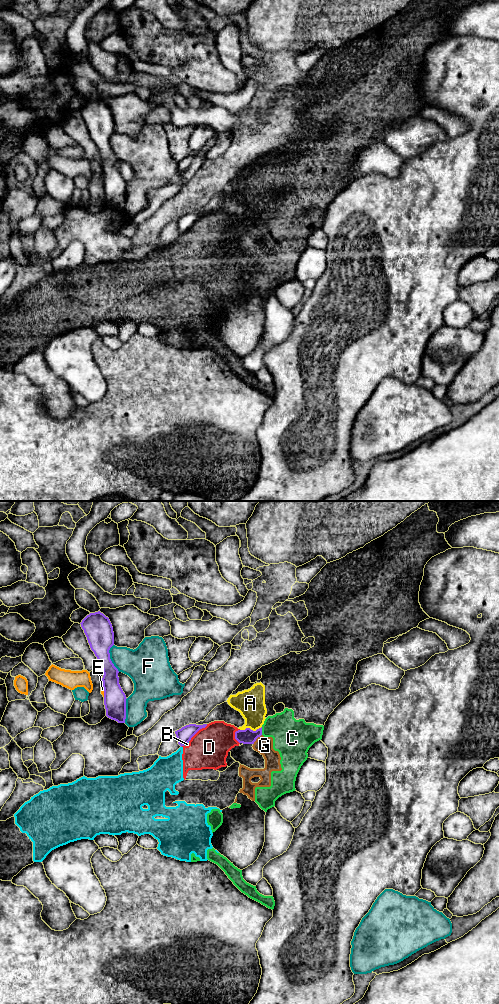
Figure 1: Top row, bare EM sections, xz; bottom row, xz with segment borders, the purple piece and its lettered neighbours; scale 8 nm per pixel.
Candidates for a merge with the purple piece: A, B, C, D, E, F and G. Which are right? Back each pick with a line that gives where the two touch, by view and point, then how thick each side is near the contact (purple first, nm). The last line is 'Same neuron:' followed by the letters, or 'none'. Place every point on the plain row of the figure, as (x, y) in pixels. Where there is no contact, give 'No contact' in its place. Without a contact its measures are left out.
Same neuron: none

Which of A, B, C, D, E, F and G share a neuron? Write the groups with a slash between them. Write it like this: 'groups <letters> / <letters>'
groups A B C D G / E / F

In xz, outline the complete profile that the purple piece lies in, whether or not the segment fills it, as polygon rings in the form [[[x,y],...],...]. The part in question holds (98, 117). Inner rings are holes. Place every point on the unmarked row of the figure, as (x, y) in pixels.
[[[100,99],[90,101],[80,111],[91,138],[103,157],[104,193],[106,204],[118,211],[125,211],[126,183],[118,165],[118,157],[110,147],[110,136],[114,133],[114,120],[108,105]]]

